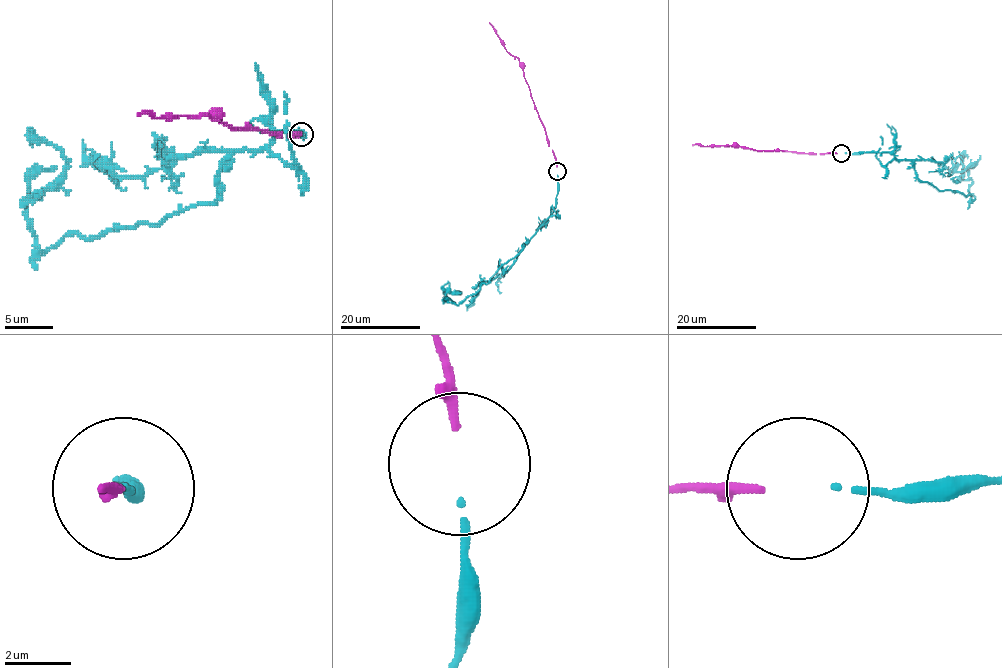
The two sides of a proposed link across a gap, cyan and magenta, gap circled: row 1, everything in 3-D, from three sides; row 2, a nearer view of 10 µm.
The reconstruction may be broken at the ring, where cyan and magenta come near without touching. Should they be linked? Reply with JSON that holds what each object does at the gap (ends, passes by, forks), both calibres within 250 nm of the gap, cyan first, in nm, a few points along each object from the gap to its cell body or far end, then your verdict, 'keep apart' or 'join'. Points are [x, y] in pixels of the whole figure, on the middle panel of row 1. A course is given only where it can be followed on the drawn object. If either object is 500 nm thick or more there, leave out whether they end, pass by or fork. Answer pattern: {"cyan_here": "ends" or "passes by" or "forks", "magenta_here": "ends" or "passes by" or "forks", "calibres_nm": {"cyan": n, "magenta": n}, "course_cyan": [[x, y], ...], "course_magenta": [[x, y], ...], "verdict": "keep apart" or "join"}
{"cyan_here": "ends", "magenta_here": "ends", "calibres_nm": {"cyan": 170, "magenta": 260}, "course_cyan": [[557, 175], [556, 208], [520, 251], [457, 304], [443, 299], [447, 292], [459, 293], [446, 291], [445, 297]], "course_magenta": [[557, 167], [524, 77], [523, 65], [506, 50], [489, 22]], "verdict": "join"}

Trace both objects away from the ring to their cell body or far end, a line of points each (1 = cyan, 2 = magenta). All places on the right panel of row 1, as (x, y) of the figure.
1: (845, 153), (891, 152), (909, 159), (921, 181), (972, 202), (972, 181), (962, 178), (967, 158)
2: (837, 153), (692, 145)

